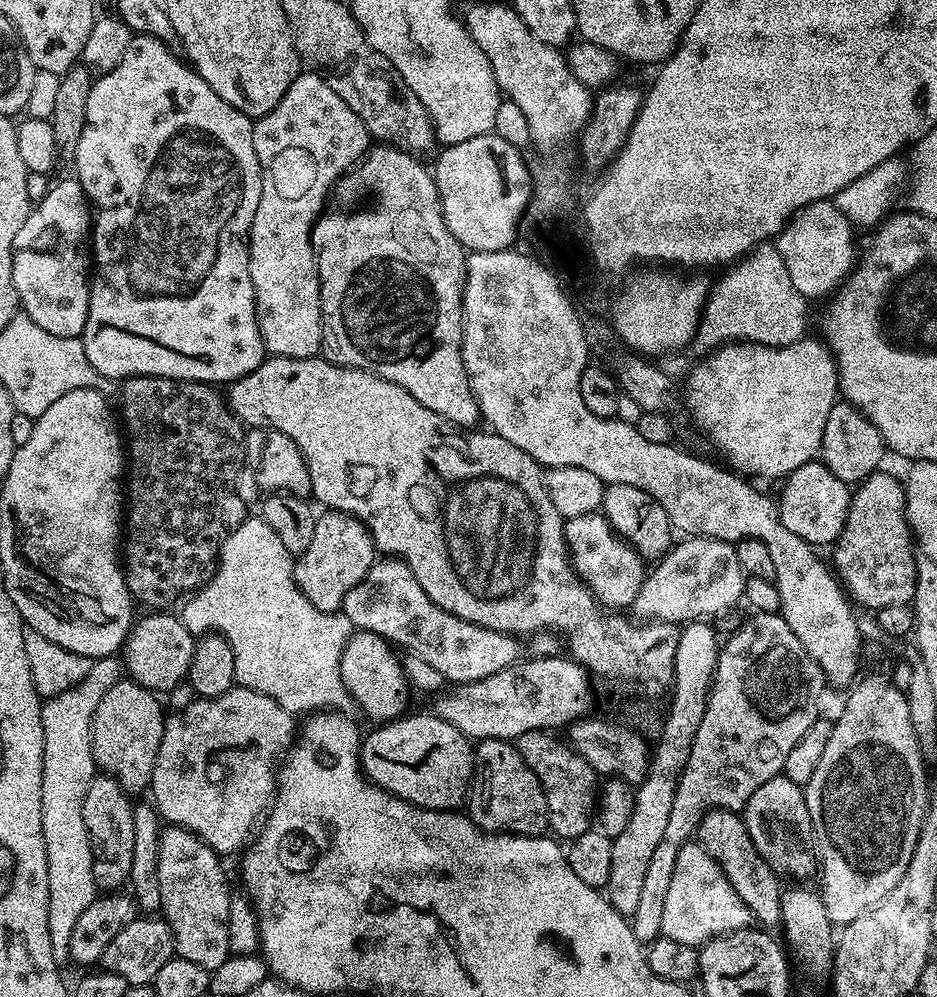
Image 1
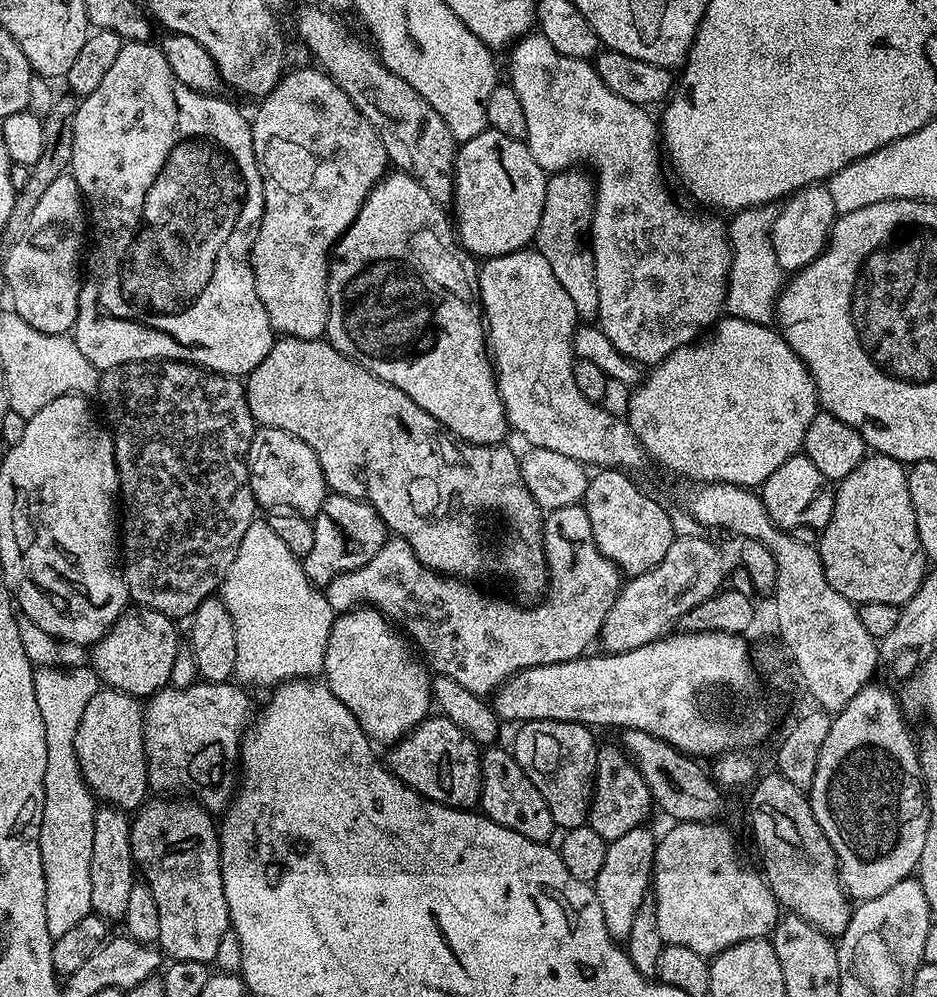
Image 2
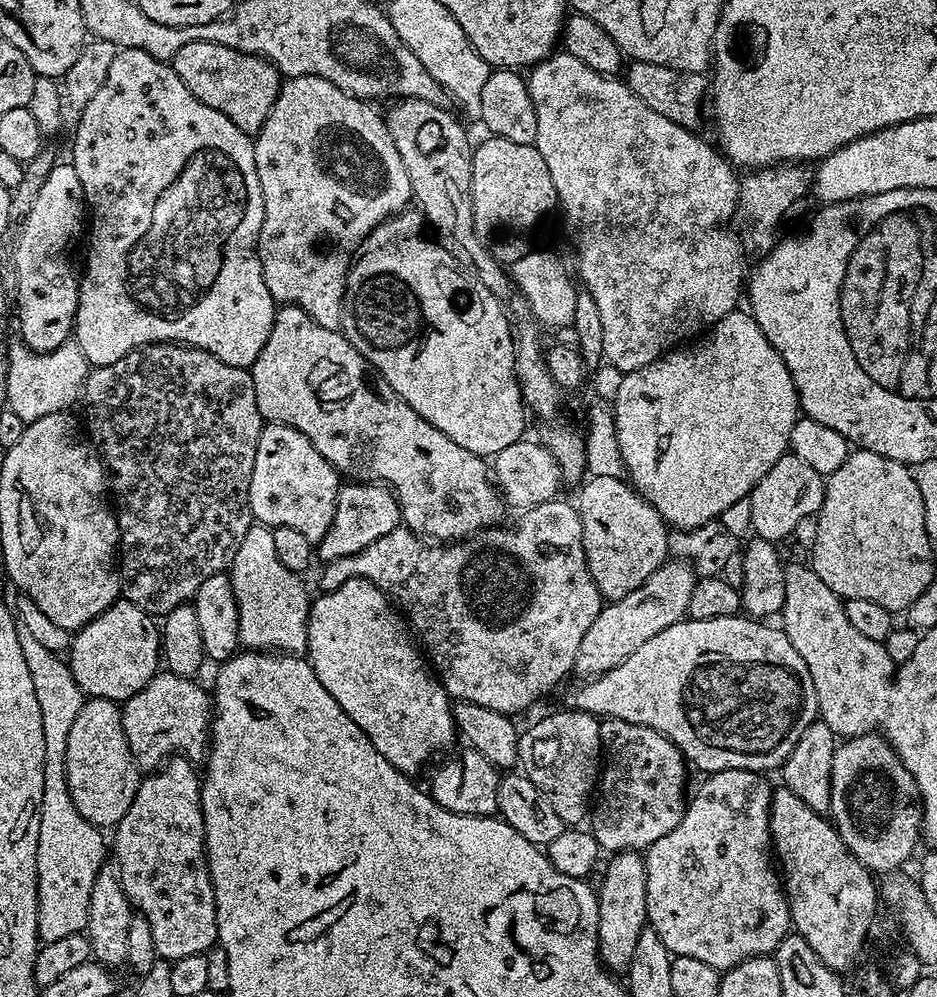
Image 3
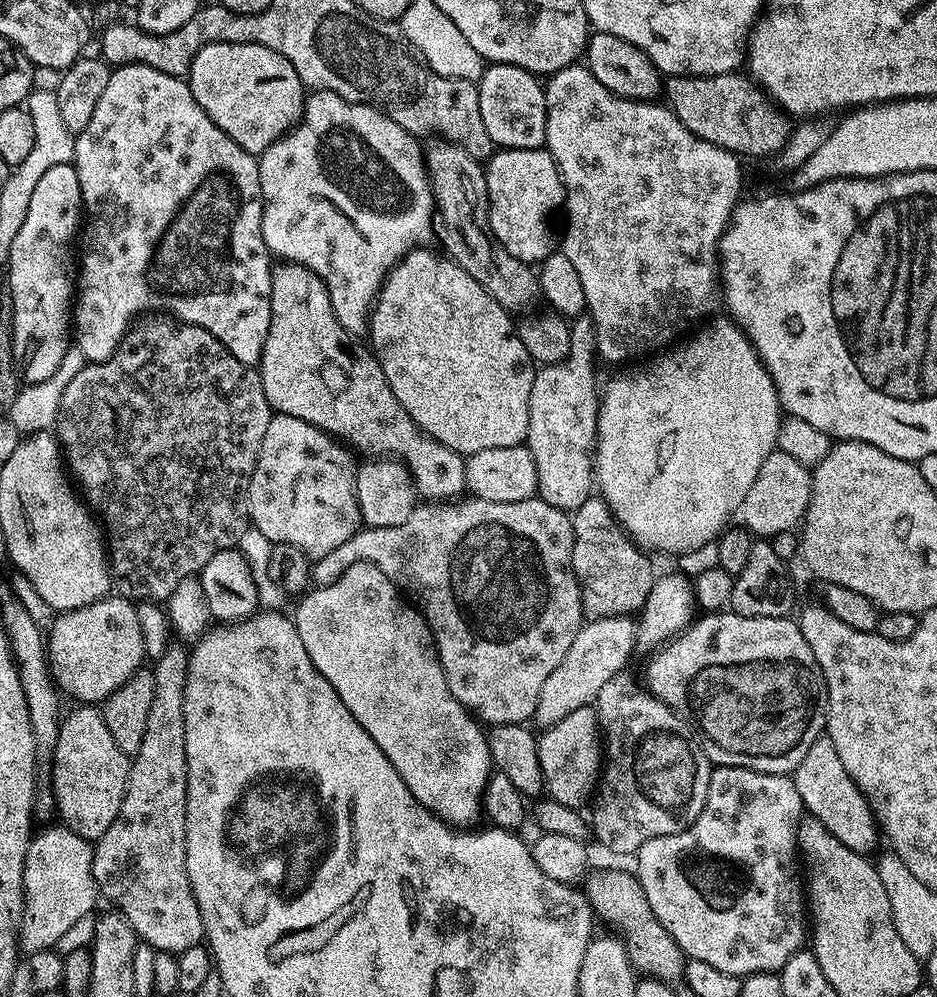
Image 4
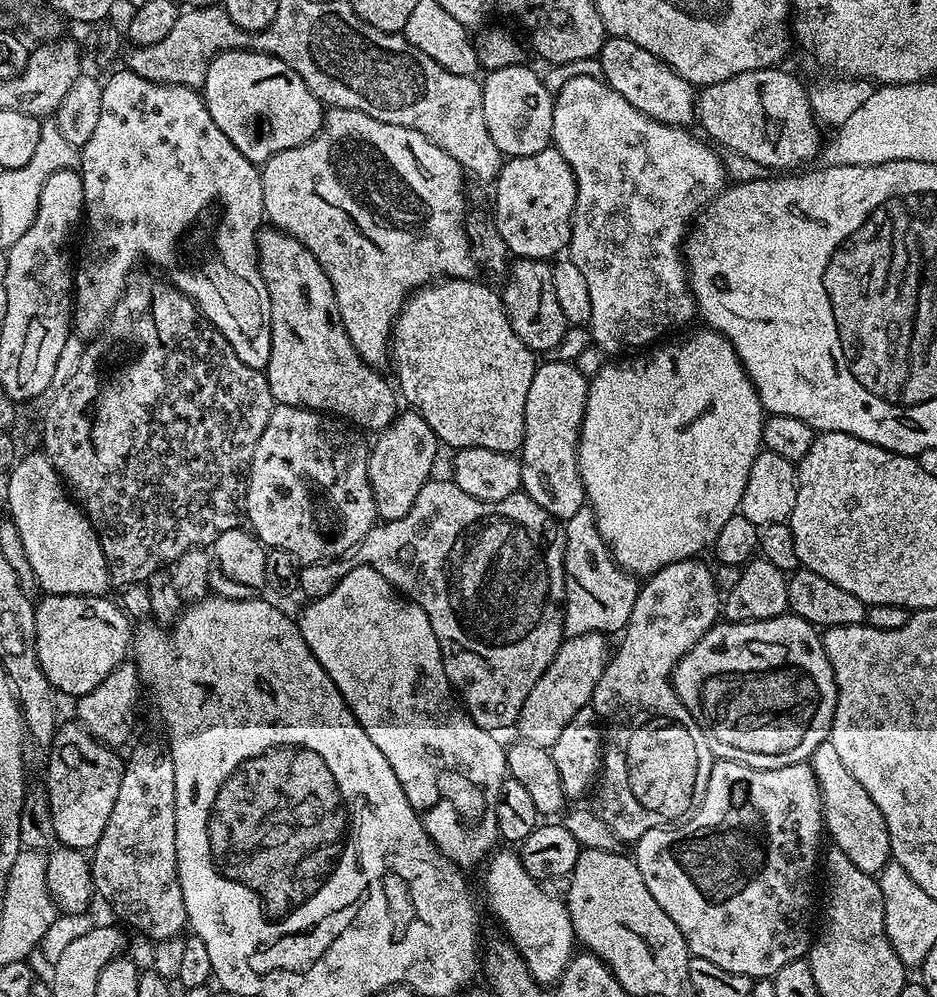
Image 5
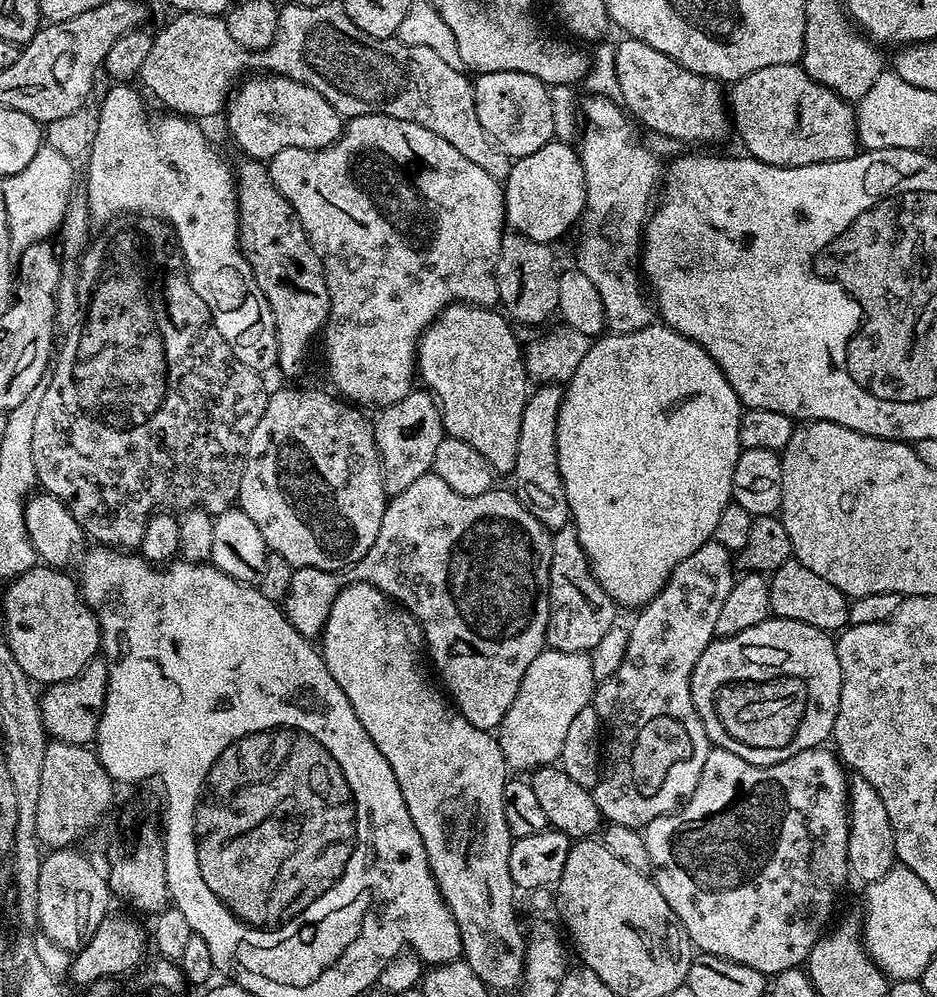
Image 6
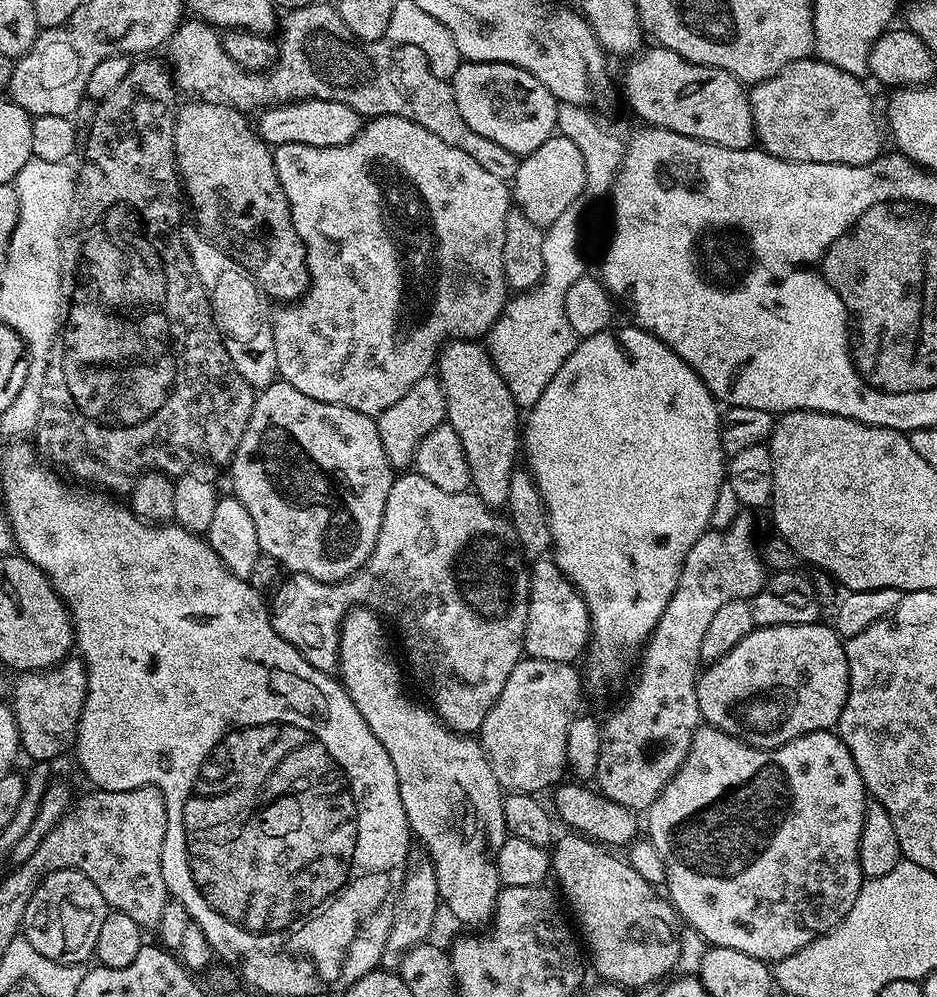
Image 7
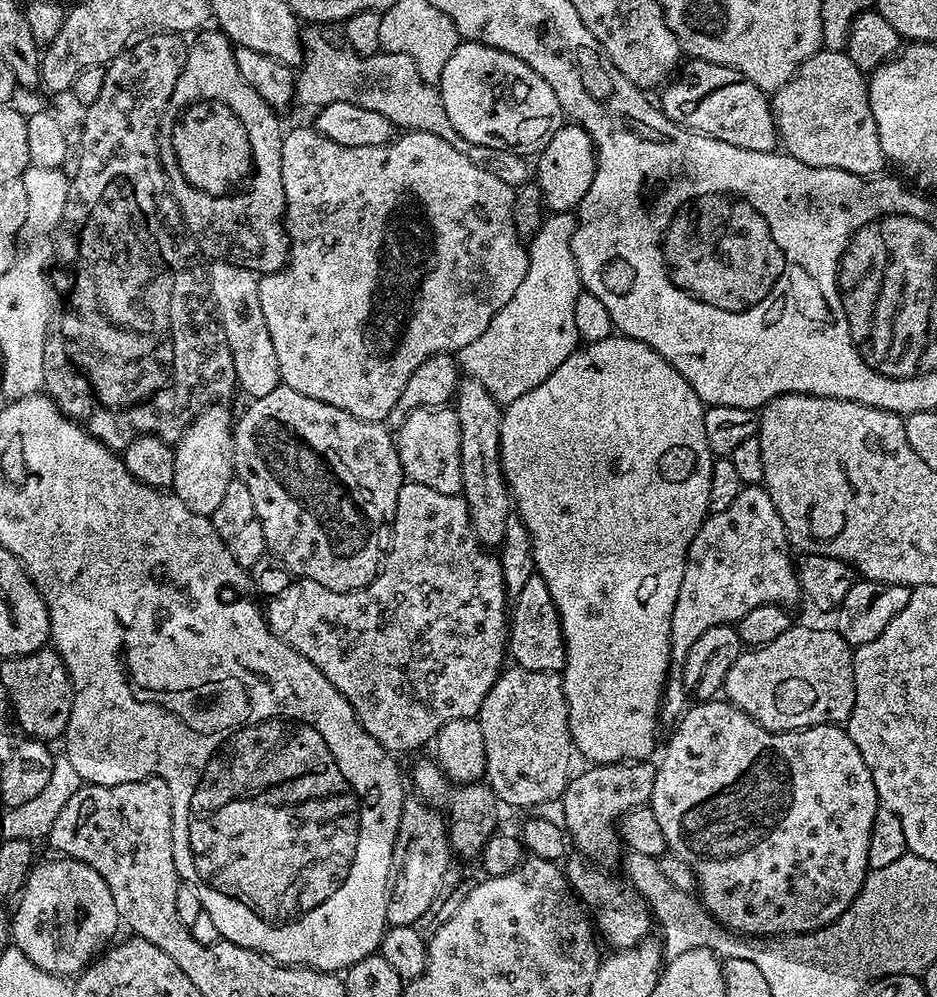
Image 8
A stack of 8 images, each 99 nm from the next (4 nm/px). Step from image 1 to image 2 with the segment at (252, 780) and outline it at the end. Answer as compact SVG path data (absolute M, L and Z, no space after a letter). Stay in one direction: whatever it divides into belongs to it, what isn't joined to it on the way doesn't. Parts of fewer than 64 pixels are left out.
M197 682L185 688L173 688L171 686L160 689L159 692L147 697L144 704L144 753L148 763L148 787L156 794L183 794L207 808L213 814L220 814L227 809L234 793L238 788L238 765L240 762L240 741L244 738L246 725L253 719L252 700L244 692L245 689L236 682L225 682L223 684L209 684L207 682Z

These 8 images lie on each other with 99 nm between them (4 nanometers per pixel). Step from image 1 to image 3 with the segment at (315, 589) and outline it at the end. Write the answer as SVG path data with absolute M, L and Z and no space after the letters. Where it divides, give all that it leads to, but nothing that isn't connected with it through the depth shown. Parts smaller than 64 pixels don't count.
M380 482L345 483L336 499L334 522L327 534L318 541L319 559L321 556L321 561L327 562L366 550L370 542L378 542L382 534L390 534L401 524L400 504L391 488Z

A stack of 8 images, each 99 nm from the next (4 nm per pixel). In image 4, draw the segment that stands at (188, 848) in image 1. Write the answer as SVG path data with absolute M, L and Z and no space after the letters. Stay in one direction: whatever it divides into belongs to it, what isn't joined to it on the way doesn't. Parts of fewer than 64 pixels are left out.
M180 642L172 645L150 668L154 678L154 698L146 720L146 734L142 746L131 757L128 785L122 798L122 806L106 834L95 841L92 849L94 882L101 897L109 900L115 911L125 916L137 937L155 948L157 953L179 954L204 940L204 919L198 910L198 902L192 896L190 874L186 860L186 802L188 779L186 778L186 730L184 729L184 687L188 681L189 651Z

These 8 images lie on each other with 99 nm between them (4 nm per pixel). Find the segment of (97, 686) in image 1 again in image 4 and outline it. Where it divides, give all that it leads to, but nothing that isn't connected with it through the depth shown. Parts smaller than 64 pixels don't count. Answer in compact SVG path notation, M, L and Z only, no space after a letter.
M56 822L56 825L53 826L53 828L46 828L50 826L44 826L41 828L44 828L35 833L35 836L33 837L33 840L28 843L28 849L26 850L26 862L24 863L24 913L22 914L22 918L20 919L20 930L18 933L18 948L21 953L27 954L29 952L46 952L52 949L55 949L56 944L59 942L59 940L62 938L62 934L66 934L66 930L70 930L70 926L74 926L74 922L78 922L78 918L86 918L87 916L92 916L94 910L92 910L92 907L95 906L96 900L98 901L98 893L96 891L96 883L94 882L94 862L92 861L92 849L93 845L89 843L89 841L84 840L79 836L78 834L74 834L74 830L70 830L69 828L64 827L63 823Z

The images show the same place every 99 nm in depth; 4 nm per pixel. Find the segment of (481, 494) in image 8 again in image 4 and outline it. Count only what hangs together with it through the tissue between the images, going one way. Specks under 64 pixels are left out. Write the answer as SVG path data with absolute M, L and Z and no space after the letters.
M417 246L393 264L388 275L384 277L383 285L370 312L366 336L367 339L372 339L371 351L374 353L376 361L382 366L382 374L386 374L386 382L390 382L390 390L394 394L394 398L398 398L402 410L406 410L406 414L410 414L410 418L419 426L424 435L431 436L442 446L459 452L465 458L473 456L478 450L521 447L528 438L530 386L534 382L537 369L534 367L532 359L526 354L526 346L522 346L517 329L514 327L513 317L509 312L486 290L482 290L482 286L478 286L478 282L474 282L474 278L470 278L470 274L466 274L466 270L462 270L462 266L458 266L450 258L440 256L435 256L428 246Z

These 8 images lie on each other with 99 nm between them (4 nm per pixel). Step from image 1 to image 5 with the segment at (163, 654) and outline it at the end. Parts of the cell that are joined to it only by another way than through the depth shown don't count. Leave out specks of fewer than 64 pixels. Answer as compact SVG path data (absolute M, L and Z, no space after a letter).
M44 594L39 597L35 605L38 666L57 693L71 698L90 694L90 690L94 690L94 686L98 686L106 674L125 663L130 652L134 624L128 621L127 614L114 601L108 599L107 595Z

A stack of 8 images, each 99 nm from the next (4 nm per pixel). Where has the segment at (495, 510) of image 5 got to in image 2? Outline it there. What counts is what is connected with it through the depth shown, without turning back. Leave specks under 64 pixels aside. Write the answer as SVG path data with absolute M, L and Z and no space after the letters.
M583 503L551 509L543 517L542 527L550 587L543 599L536 602L541 604L533 608L523 608L520 604L487 596L467 579L430 571L414 554L412 547L399 538L385 539L378 554L374 554L366 566L338 574L330 583L323 585L322 591L326 602L330 602L337 614L371 606L380 609L397 625L404 624L407 639L419 649L427 667L435 675L454 678L458 686L466 686L466 690L487 697L522 670L570 662L585 655L591 649L588 647L597 643L600 627L606 622L606 614L610 614L610 606L614 606L622 587L620 569L601 554L594 542L594 530L590 530L590 518L586 518Z

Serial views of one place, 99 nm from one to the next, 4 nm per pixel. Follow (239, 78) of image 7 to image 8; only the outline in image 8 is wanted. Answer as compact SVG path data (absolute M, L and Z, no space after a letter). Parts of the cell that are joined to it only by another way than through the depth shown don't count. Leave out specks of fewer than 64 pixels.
M308 24L300 33L300 45L304 48L304 59L298 65L296 77L299 103L319 110L330 102L354 102L366 106L366 110L386 114L397 129L434 134L442 138L442 142L450 142L458 154L466 154L470 162L482 166L482 170L490 170L494 178L502 178L502 182L513 190L521 188L530 179L530 164L524 161L527 159L521 153L478 146L454 130L439 91L420 77L418 66L406 54L381 50L373 56L363 56L344 43L344 34L339 27L323 24Z

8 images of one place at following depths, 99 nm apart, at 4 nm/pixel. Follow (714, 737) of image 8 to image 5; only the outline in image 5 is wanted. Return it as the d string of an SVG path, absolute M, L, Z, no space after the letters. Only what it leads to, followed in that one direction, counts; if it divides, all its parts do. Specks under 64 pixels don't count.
M716 760L710 770L710 782L706 782L706 794L704 800L696 808L695 812L691 813L683 822L677 823L675 826L667 828L655 828L654 830L646 830L646 834L642 834L640 840L635 841L634 861L637 864L638 870L641 871L642 879L646 882L646 887L654 896L654 900L658 902L659 906L665 910L666 914L670 916L674 925L678 926L682 932L682 937L685 939L686 946L691 952L692 956L698 958L706 958L706 962L714 962L714 966L722 966L722 970L730 970L730 974L742 974L743 976L751 976L753 978L772 978L775 977L778 970L782 970L782 966L786 966L795 960L803 960L807 957L809 947L814 939L814 924L812 928L812 903L815 902L816 896L812 893L812 883L816 880L816 867L821 867L822 864L822 848L820 852L820 843L826 840L826 829L824 826L824 807L820 801L820 787L816 781L816 775L812 769L811 763L805 762L802 764L791 764L790 766L782 766L778 770L766 770L765 768L751 768L745 764L739 764L733 760Z

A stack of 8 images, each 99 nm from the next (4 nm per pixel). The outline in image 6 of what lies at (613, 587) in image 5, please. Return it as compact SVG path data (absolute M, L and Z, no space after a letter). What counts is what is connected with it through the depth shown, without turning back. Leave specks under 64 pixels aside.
M575 527L557 528L552 532L550 550L550 618L546 626L547 647L559 652L591 653L608 636L616 620L618 606L602 590L594 578L582 542L578 542Z

